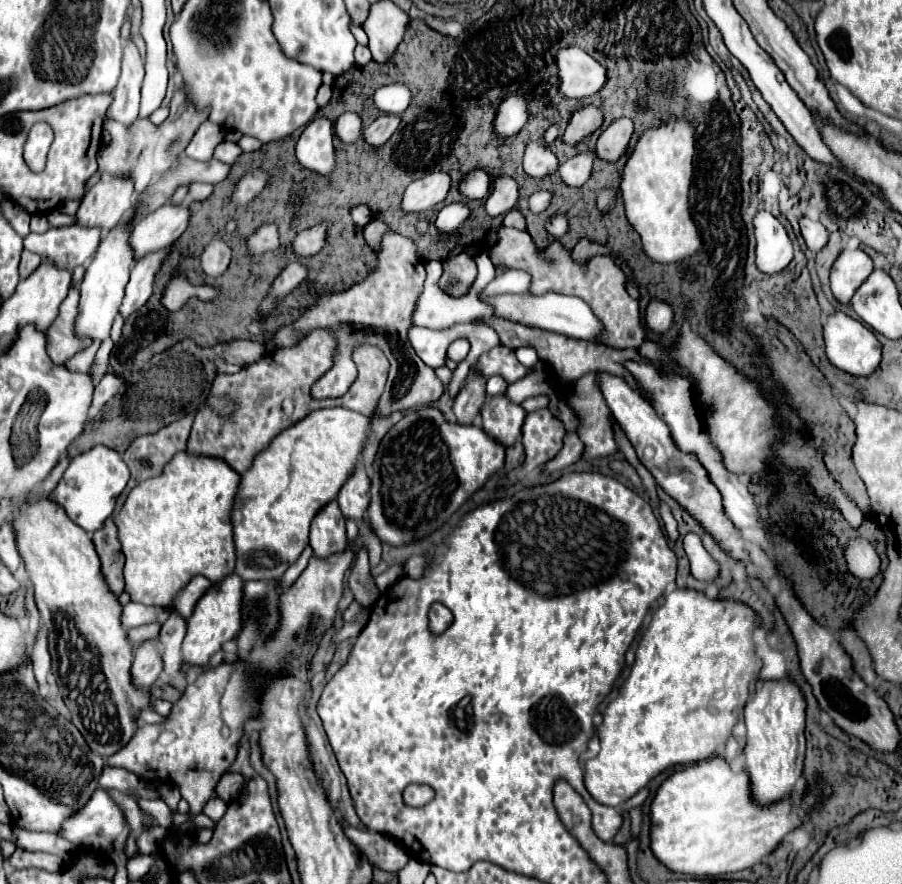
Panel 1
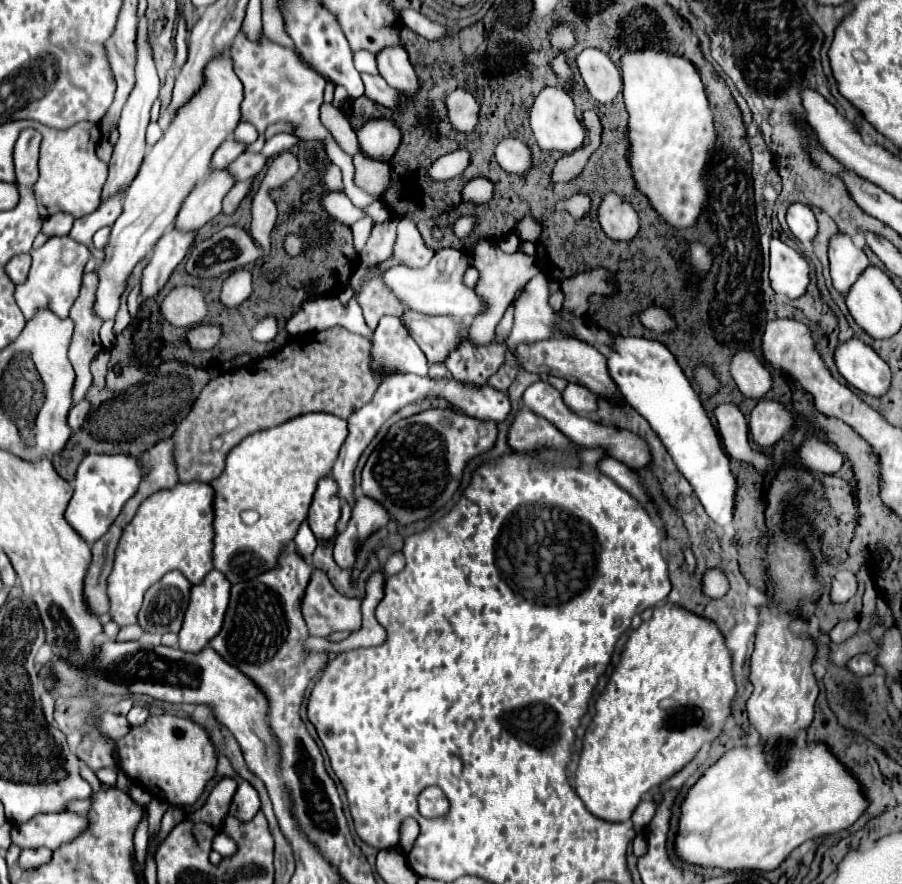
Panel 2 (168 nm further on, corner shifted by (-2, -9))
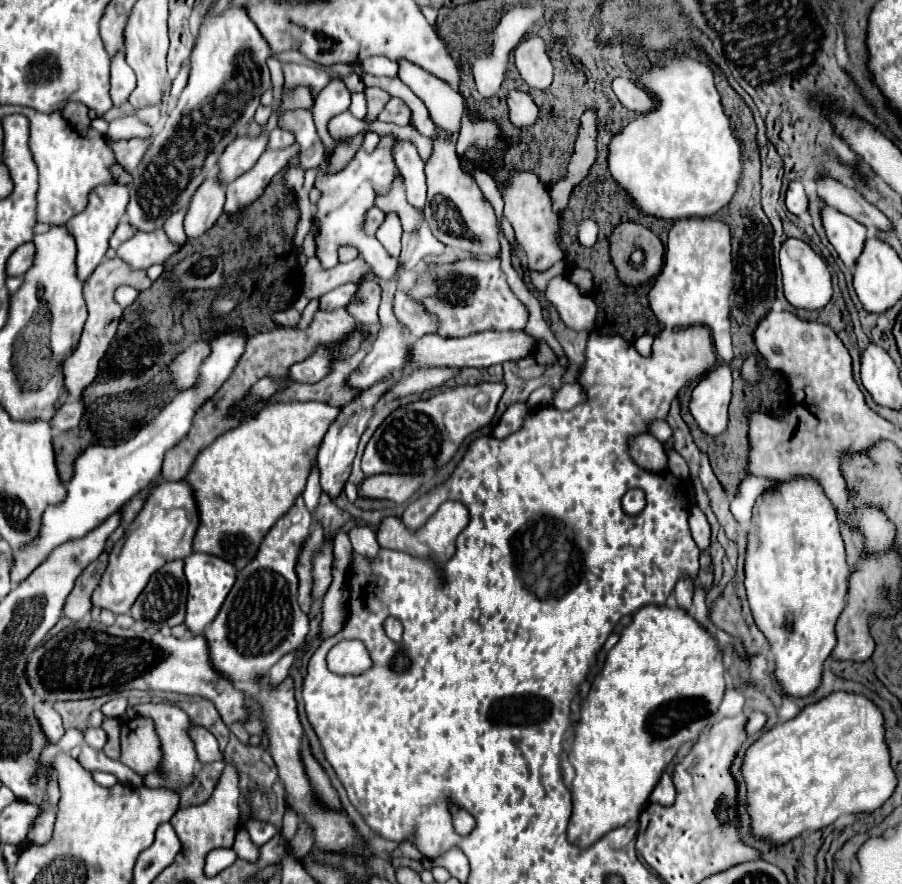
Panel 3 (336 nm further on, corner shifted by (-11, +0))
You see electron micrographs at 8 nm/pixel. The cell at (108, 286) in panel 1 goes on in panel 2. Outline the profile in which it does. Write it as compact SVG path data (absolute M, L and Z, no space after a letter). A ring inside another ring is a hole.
M229 52L213 56L203 70L203 86L175 112L161 140L145 154L139 174L125 192L123 212L111 228L111 242L105 250L105 262L101 262L95 270L99 276L99 290L93 310L99 318L115 318L119 298L125 290L131 270L141 258L153 252L157 240L173 226L181 202L187 198L193 186L209 174L213 152L233 134L241 120L241 102L243 84L233 72Z

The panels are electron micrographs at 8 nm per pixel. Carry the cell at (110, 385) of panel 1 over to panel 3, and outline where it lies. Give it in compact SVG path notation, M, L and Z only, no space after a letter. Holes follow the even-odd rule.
M68 401L58 409L58 413L54 415L50 425L52 425L54 433L68 431L68 429L78 427L82 415L84 415L84 403L82 401Z

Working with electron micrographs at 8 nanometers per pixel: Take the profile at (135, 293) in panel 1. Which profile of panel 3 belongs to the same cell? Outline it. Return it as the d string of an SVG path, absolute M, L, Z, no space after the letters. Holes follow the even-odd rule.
M214 175L208 177L198 191L194 193L188 213L184 217L184 233L188 239L196 239L204 233L208 233L216 219L222 215L224 211L224 187L220 183L216 183Z

